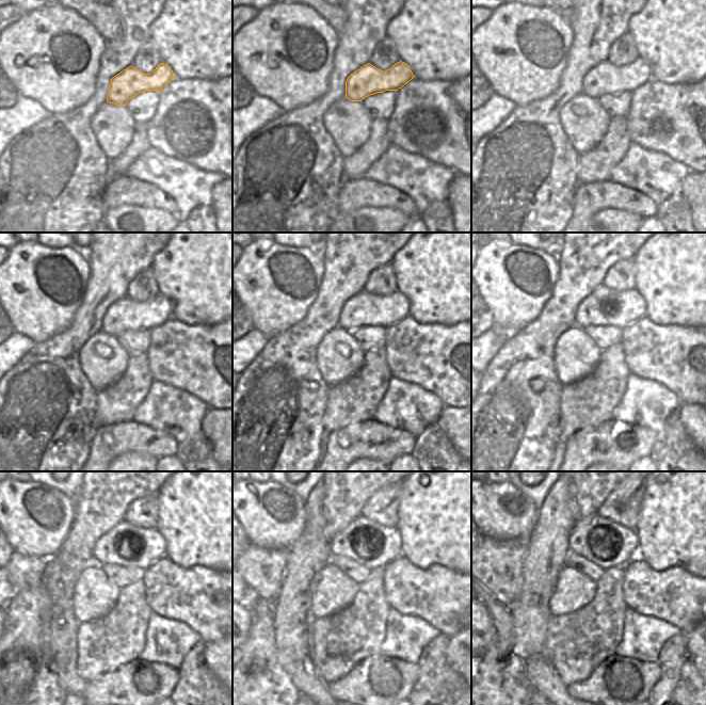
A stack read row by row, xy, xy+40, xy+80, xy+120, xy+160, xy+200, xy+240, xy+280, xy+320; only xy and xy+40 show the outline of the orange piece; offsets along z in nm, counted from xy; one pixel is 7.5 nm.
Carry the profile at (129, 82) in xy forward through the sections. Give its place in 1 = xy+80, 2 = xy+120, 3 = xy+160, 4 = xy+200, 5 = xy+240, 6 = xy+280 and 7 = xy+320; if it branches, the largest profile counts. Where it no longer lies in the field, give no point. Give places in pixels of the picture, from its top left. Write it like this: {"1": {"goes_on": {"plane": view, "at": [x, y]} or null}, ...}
{"1": {"goes_on": {"plane": "xy+80", "at": [604, 79]}}, "2": {"goes_on": {"plane": "xy+120", "at": [124, 315]}}, "3": {"goes_on": {"plane": "xy+160", "at": [364, 308]}}, "4": {"goes_on": {"plane": "xy+200", "at": [604, 306]}}, "5": {"goes_on": {"plane": "xy+240", "at": [148, 545]}}, "6": {"goes_on": {"plane": "xy+280", "at": [360, 535]}}, "7": {"goes_on": {"plane": "xy+320", "at": [593, 535]}}}

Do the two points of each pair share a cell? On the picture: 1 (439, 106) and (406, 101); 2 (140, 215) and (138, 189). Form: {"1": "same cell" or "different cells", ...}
{"1": "same cell", "2": "different cells"}

